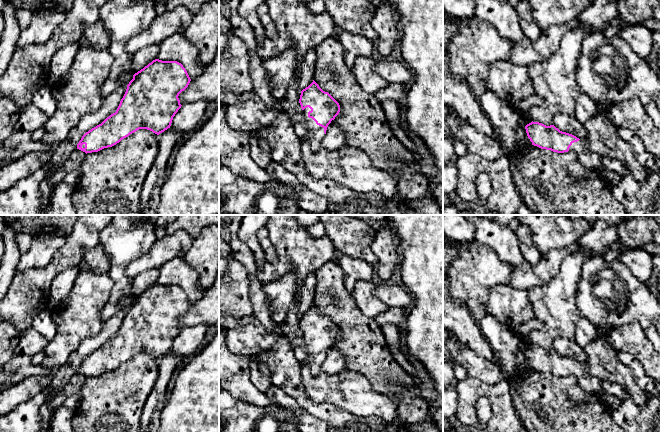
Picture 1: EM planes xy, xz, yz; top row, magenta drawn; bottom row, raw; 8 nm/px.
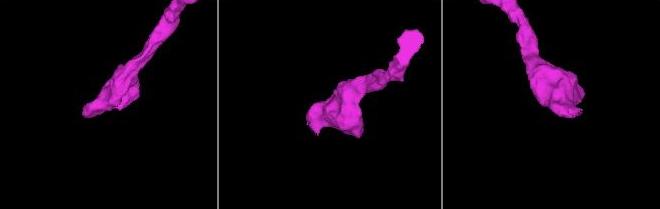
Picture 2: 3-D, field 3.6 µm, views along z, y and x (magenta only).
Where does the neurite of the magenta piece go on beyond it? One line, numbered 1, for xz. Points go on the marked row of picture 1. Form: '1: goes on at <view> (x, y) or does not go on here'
1: goes on at xz (316, 133)

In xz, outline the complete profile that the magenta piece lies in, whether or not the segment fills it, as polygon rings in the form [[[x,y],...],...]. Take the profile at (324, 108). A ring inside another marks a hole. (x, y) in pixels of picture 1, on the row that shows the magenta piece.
[[[313,82],[301,91],[299,103],[304,113],[308,135],[301,141],[307,141],[314,152],[320,148],[321,140],[328,125],[340,112],[339,103],[319,85]]]

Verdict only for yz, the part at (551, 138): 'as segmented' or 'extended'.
extended

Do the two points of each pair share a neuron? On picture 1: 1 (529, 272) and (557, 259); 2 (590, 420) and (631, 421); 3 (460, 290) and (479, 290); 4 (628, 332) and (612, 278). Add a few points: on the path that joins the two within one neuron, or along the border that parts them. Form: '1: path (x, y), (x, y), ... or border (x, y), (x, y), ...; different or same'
1: path (536, 272), (542, 272), (550, 264); same
2: border (614, 411), (613, 421); different
3: path (465, 290), (474, 290); same
4: border (624, 323), (637, 322), (645, 332); different

